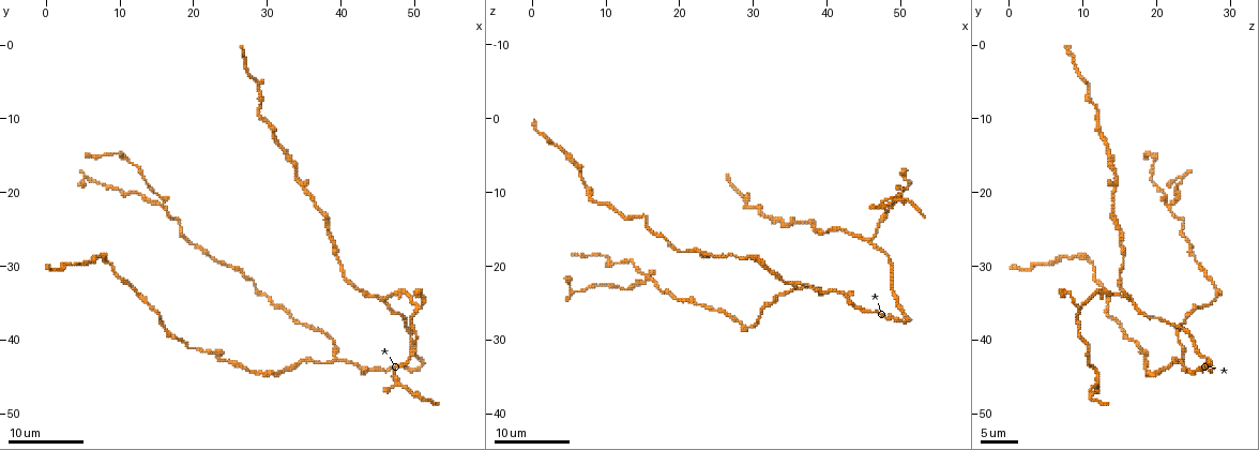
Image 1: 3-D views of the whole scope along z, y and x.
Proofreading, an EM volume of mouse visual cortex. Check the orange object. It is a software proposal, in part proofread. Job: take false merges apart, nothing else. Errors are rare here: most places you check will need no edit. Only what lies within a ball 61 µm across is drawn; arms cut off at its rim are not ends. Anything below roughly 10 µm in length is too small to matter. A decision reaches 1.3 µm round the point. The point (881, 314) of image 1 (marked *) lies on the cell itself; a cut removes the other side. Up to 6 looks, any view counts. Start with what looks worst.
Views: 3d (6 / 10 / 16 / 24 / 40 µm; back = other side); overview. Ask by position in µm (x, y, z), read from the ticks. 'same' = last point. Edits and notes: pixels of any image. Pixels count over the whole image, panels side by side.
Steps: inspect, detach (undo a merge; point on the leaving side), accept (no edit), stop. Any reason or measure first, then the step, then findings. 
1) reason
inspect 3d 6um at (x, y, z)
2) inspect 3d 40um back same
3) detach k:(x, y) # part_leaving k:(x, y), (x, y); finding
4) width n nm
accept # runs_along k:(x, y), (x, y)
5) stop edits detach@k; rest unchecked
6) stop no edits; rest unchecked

a fork
inspect 3d 10um at (16.0, 21.5, 21.5)

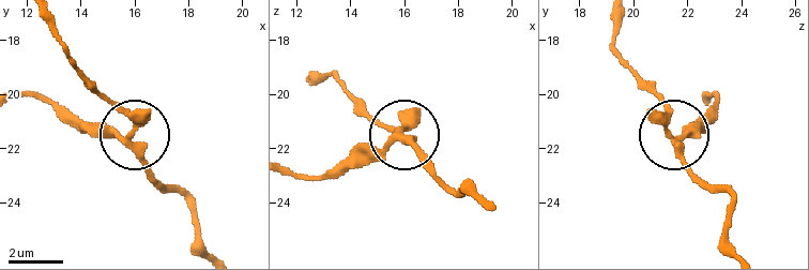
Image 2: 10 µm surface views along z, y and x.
side_arm 15 um
accept # runs_along 2:(490, 207), (470, 186), (448, 186), (398, 136), (340, 177); all the same cell

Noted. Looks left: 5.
branch point
inspect 3d 10um at (39.5, 42.5, 23.5)

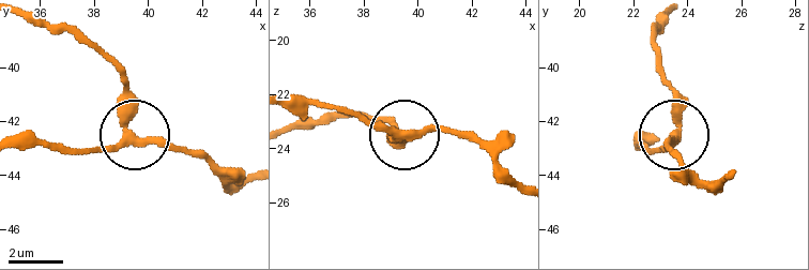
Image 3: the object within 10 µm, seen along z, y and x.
zoom in
inspect 3d 6um at (39.3, 42.5, 23.6)

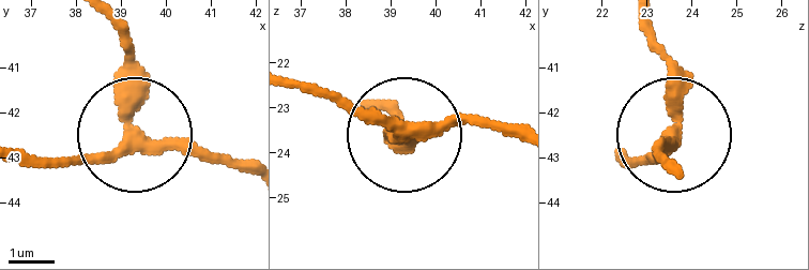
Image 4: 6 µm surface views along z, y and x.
width 310 nm
accept # runs_along 4:(243, 167), (143, 140), (128, 105), (128, 29); continuous, no second cell

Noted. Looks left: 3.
arms part here
inspect 3d 16um at (46.0, 34.5, 16.0)

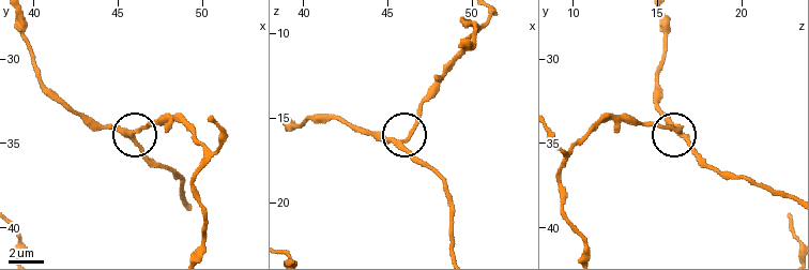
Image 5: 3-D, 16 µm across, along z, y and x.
side_arm 30 um
accept # runs_along 5:(453, 251), (447, 186), (406, 144), (417, 113), (434, 93); continuous, no second cell

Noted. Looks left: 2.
stop no edits; rest unchecked

